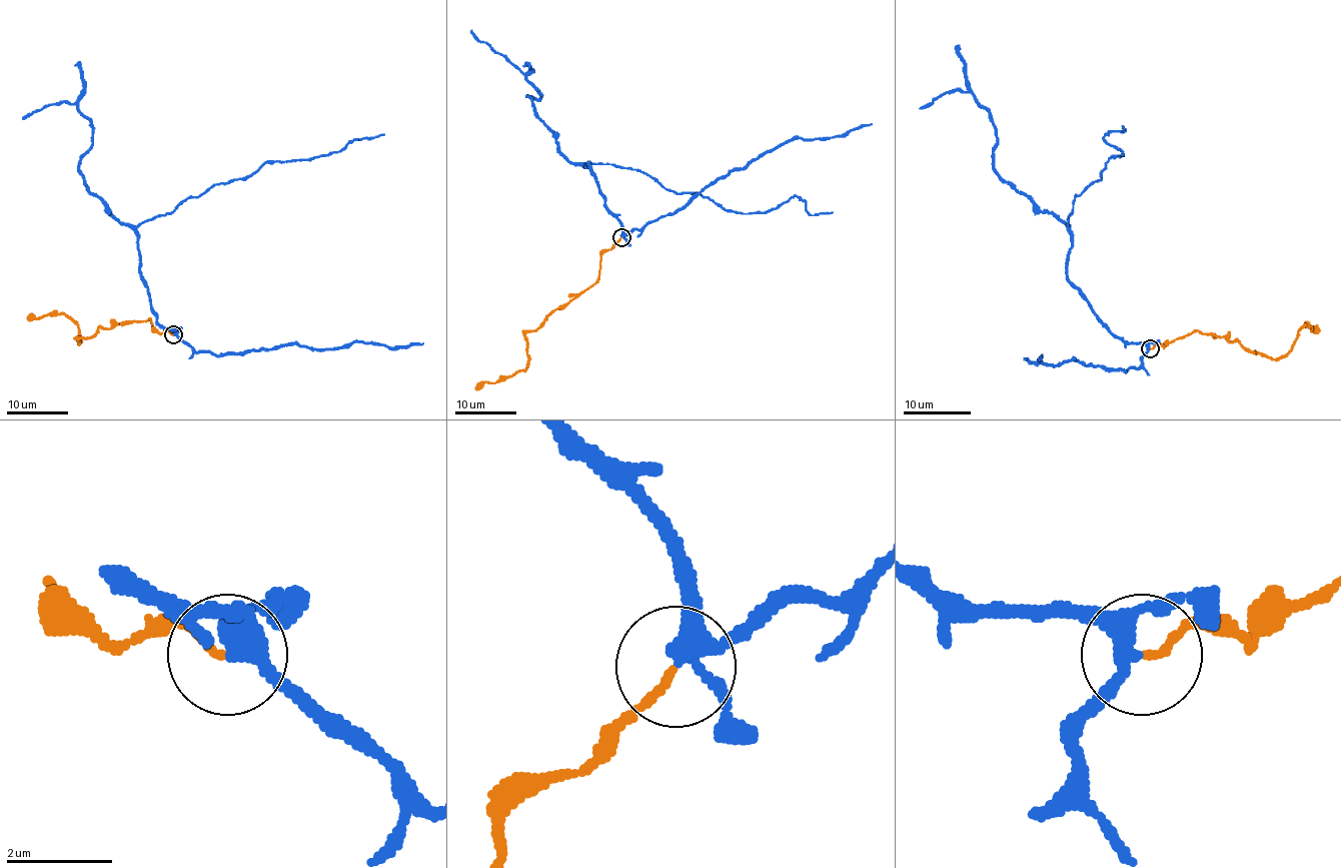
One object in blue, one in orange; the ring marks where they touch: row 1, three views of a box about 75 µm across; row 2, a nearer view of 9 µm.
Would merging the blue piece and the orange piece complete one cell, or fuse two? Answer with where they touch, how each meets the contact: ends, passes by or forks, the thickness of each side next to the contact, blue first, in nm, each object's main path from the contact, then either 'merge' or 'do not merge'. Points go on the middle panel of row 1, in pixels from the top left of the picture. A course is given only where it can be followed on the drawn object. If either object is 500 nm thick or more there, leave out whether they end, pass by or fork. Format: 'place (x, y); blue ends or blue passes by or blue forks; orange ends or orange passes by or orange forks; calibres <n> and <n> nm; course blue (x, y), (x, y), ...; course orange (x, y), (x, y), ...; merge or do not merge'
place (621, 237); blue forks; orange ends; calibres 280 and 140 nm; course blue (621, 237), (587, 162), (635, 170), (744, 214), (794, 195), (812, 215), (832, 212); course orange (621, 237), (601, 255), (597, 281), (527, 333), (527, 366), (493, 383), (484, 381), (475, 389); merge

